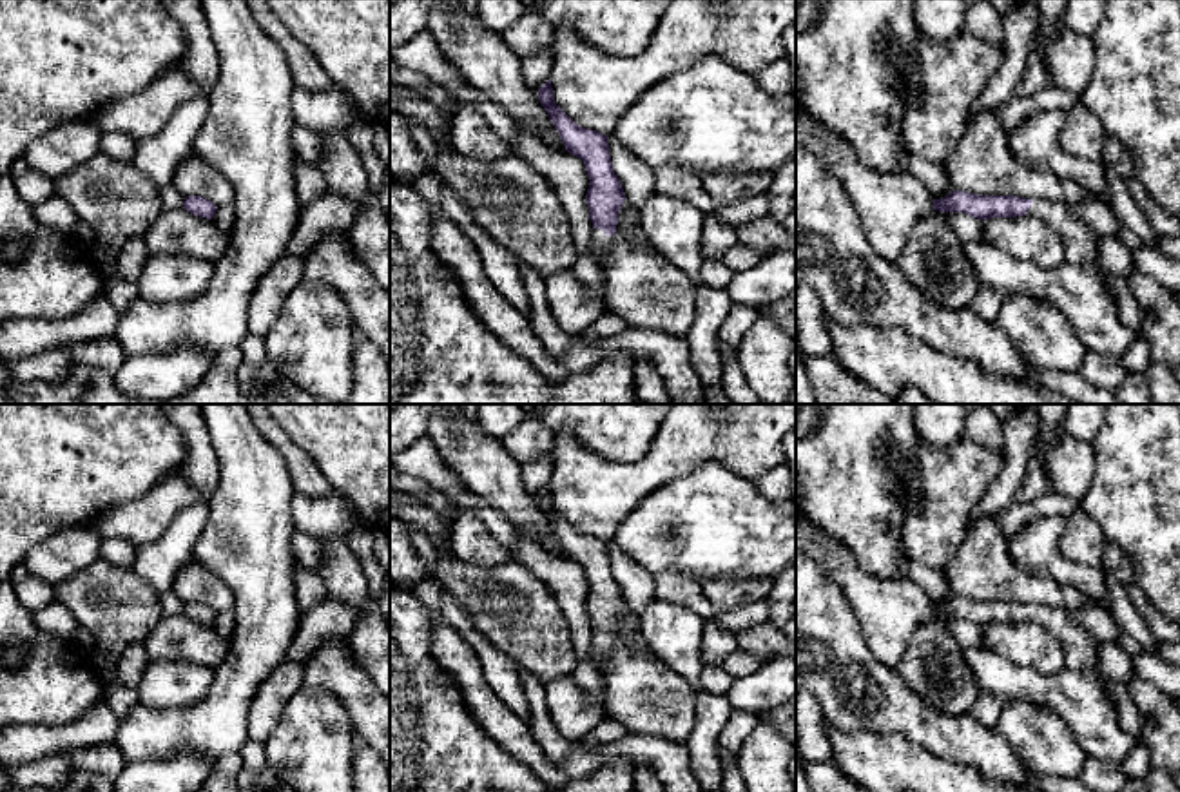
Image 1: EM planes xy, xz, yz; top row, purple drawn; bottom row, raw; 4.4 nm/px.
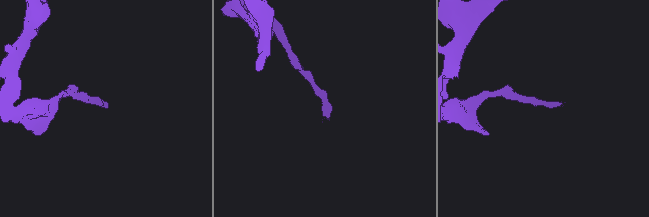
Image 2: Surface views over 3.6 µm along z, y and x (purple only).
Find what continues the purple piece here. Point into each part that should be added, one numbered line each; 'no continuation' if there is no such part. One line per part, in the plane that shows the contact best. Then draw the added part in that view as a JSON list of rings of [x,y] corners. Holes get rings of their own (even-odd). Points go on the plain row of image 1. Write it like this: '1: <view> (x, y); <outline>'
1: xz (600, 651); [[[593,634],[591,662],[602,672],[609,656],[613,642],[605,642],[602,634]]]

